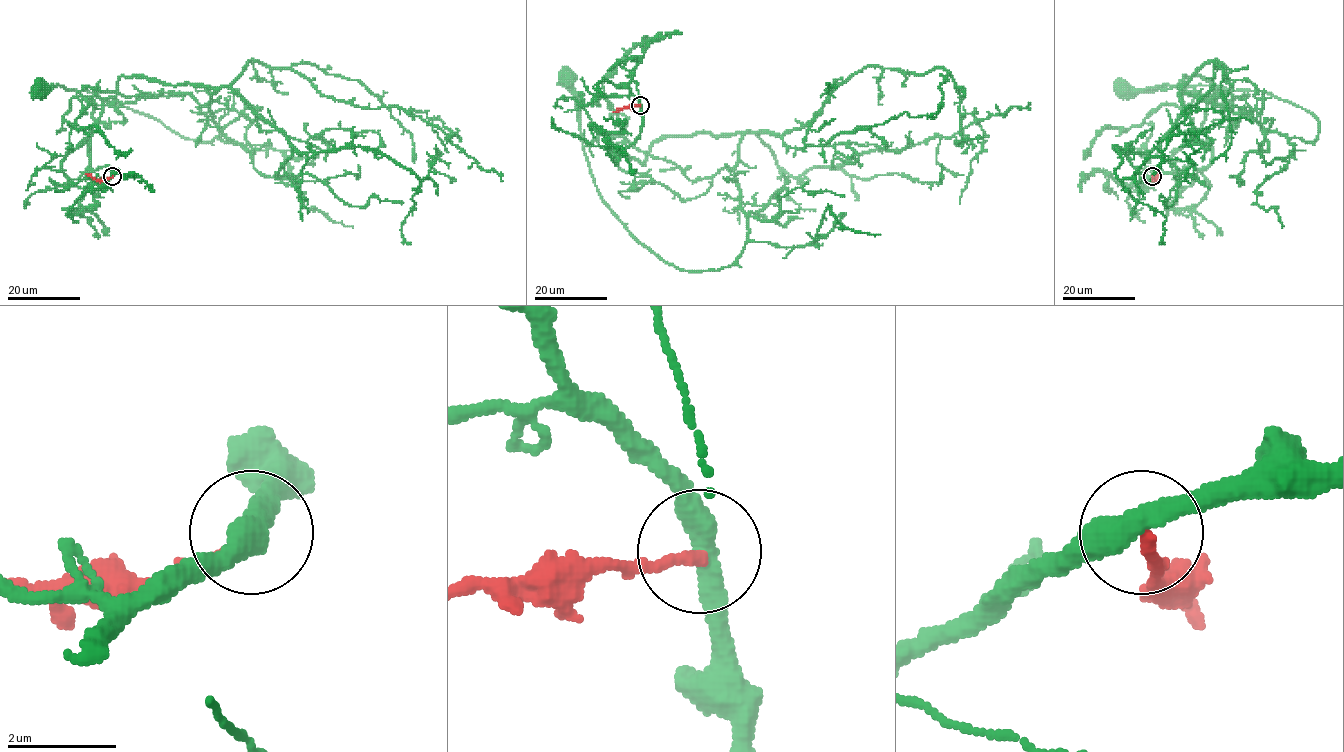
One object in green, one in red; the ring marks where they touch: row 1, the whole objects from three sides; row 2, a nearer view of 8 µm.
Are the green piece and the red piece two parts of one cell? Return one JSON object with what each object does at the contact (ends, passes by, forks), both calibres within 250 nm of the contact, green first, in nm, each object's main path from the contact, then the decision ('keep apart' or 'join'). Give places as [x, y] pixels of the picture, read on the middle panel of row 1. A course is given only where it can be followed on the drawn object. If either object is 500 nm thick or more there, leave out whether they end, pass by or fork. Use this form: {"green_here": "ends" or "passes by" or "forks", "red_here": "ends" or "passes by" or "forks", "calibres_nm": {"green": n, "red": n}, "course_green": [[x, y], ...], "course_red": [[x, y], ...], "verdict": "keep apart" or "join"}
{"green_here": "passes by", "red_here": "ends", "calibres_nm": {"green": 440, "red": 200}, "course_green": [[639, 105], [616, 164], [740, 134], [749, 230], [728, 266], [687, 271], [630, 232], [564, 78]], "course_red": [[639, 105], [623, 107], [613, 112]], "verdict": "keep apart"}

